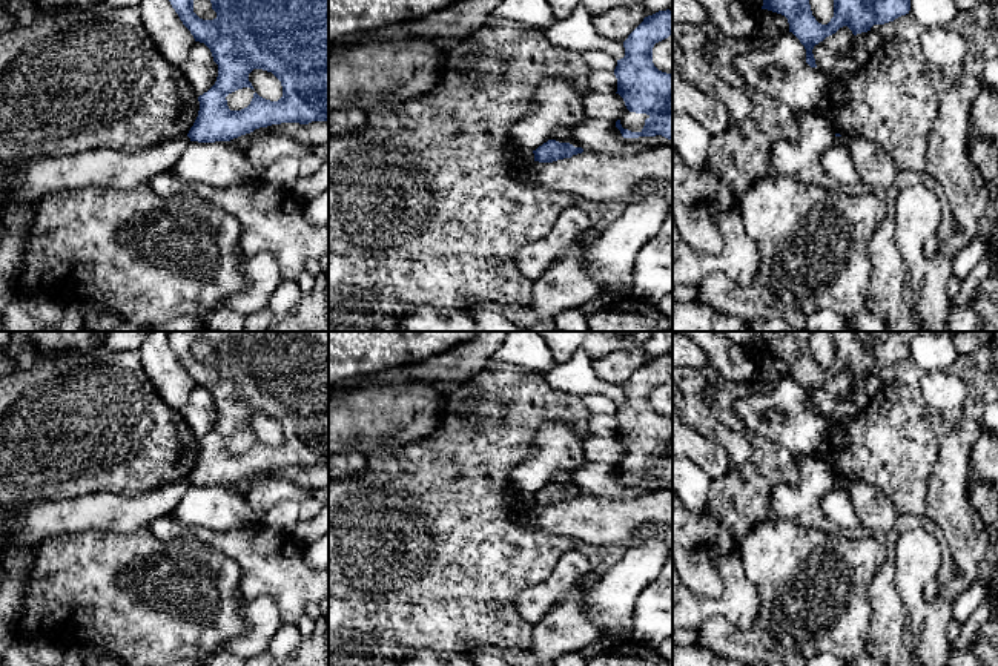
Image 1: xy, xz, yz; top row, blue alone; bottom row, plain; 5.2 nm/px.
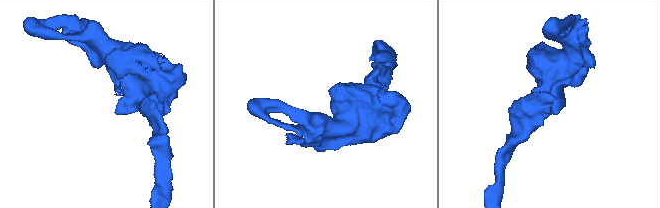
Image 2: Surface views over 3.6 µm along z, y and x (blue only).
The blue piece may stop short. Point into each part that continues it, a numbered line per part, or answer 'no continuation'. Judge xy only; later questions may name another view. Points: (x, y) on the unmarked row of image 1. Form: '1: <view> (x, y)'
no continuation

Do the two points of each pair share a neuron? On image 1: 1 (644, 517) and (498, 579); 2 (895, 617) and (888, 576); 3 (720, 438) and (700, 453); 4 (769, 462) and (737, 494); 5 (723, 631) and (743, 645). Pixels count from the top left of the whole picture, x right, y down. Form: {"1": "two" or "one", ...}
{"1": "two", "2": "one", "3": "two", "4": "one", "5": "one"}

